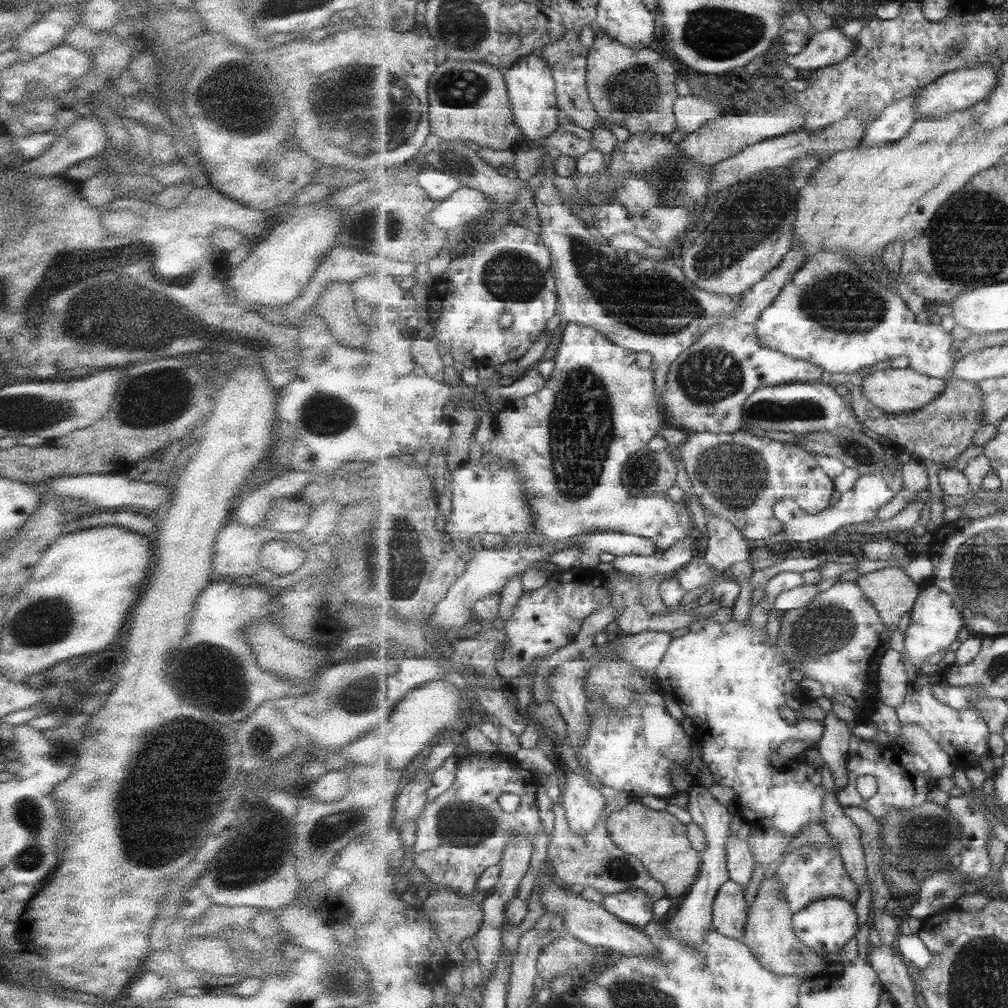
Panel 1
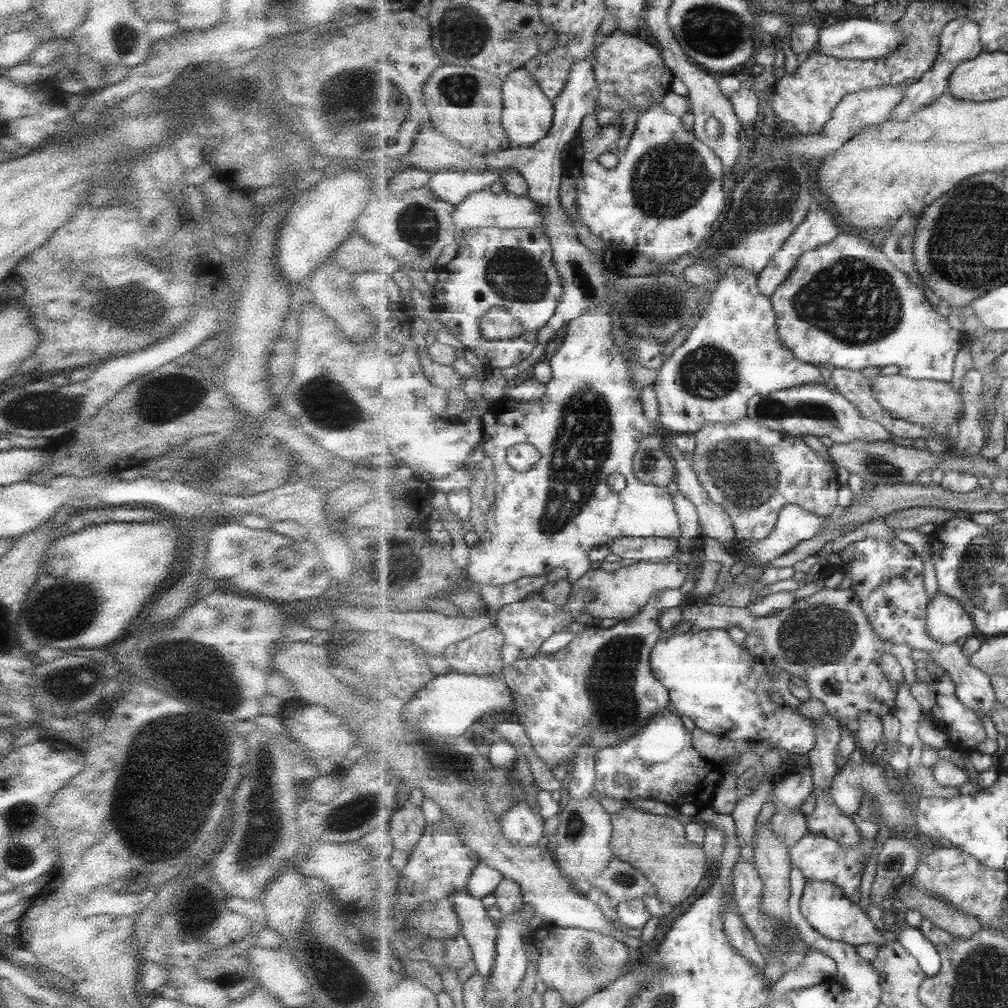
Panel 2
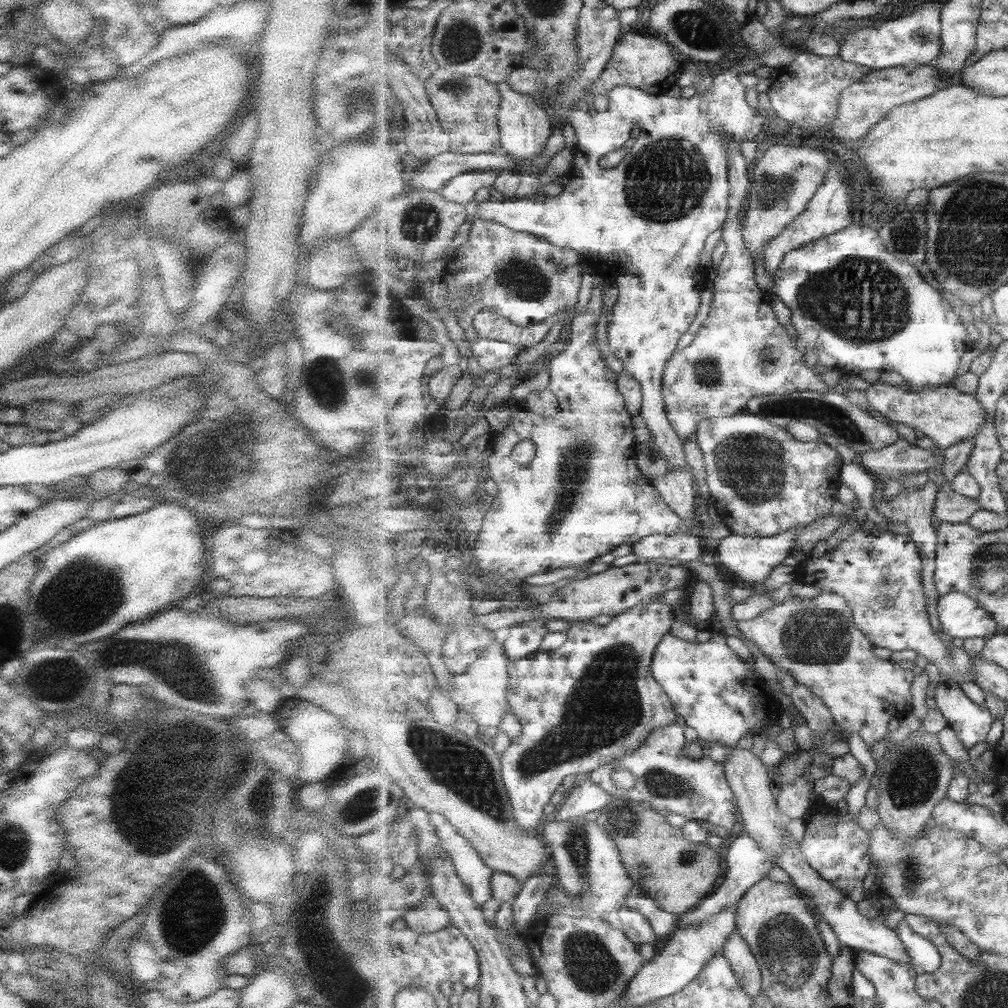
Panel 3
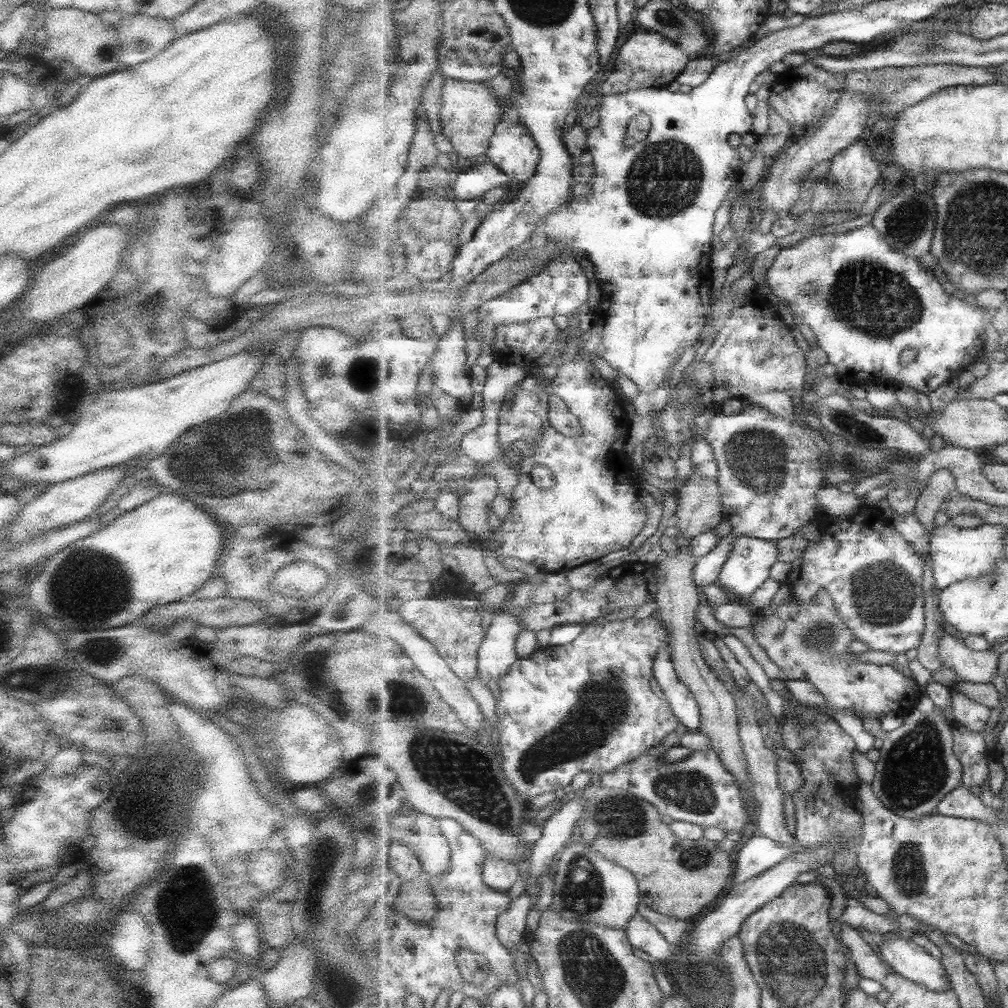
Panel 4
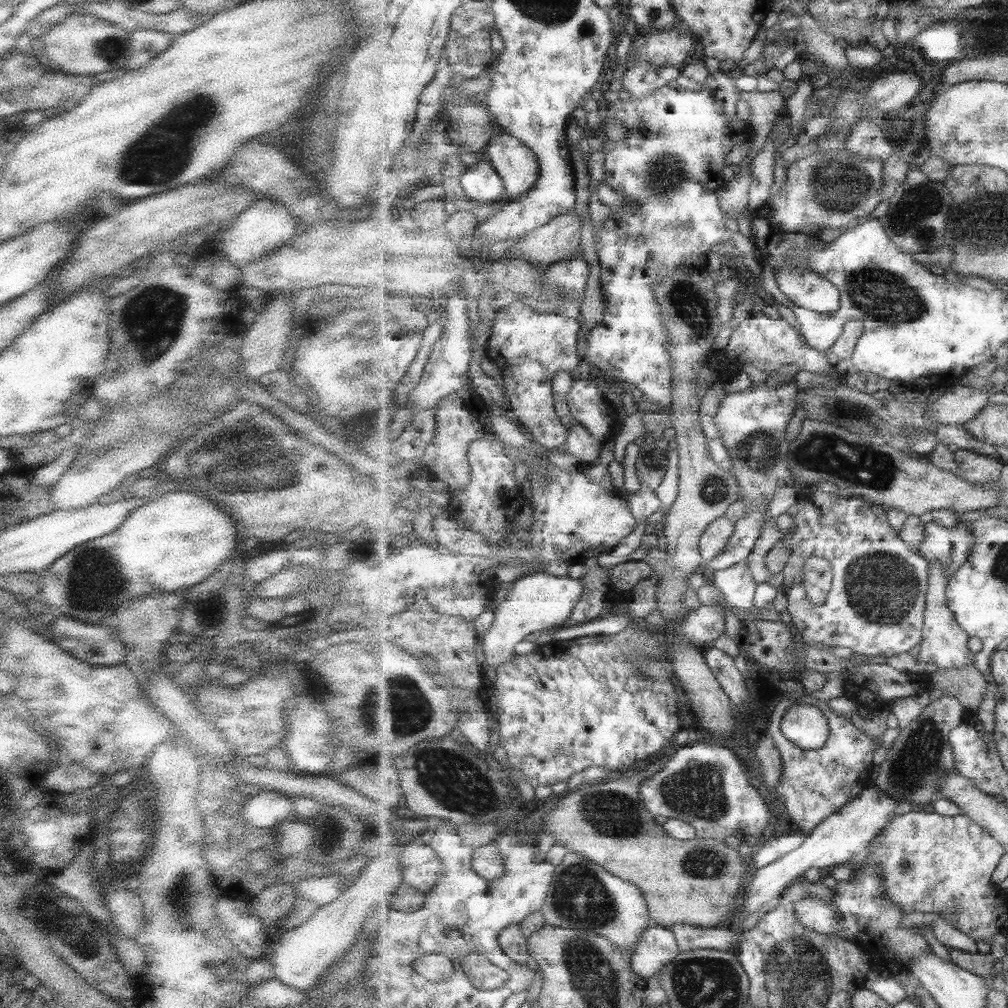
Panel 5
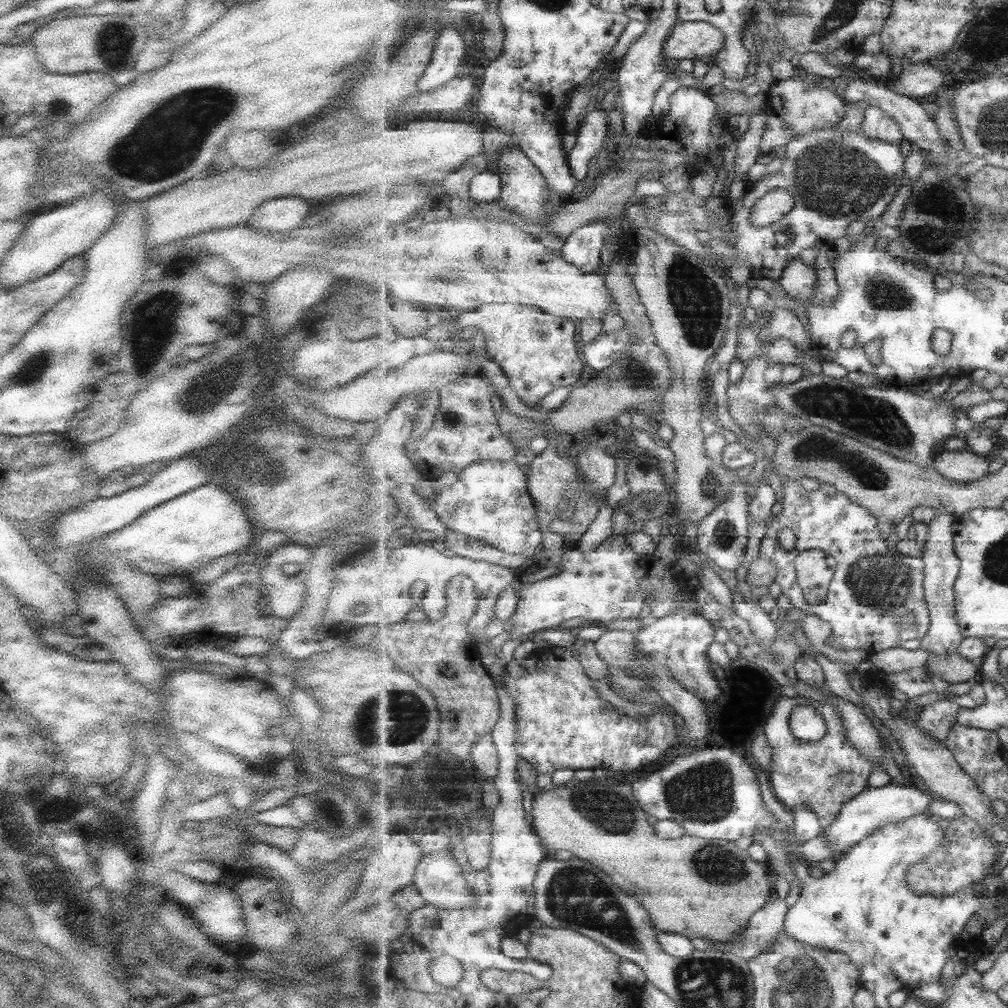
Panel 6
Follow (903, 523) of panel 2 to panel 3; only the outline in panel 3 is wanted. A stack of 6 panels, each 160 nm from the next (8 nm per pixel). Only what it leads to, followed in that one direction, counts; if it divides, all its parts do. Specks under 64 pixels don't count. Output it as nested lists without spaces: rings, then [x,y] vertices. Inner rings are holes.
[[[941,469],[931,470],[929,478],[943,484],[943,490],[938,494],[934,510],[935,518],[941,523],[967,523],[976,512],[983,508],[981,499],[967,498],[967,496],[953,491],[953,488],[945,481]]]

